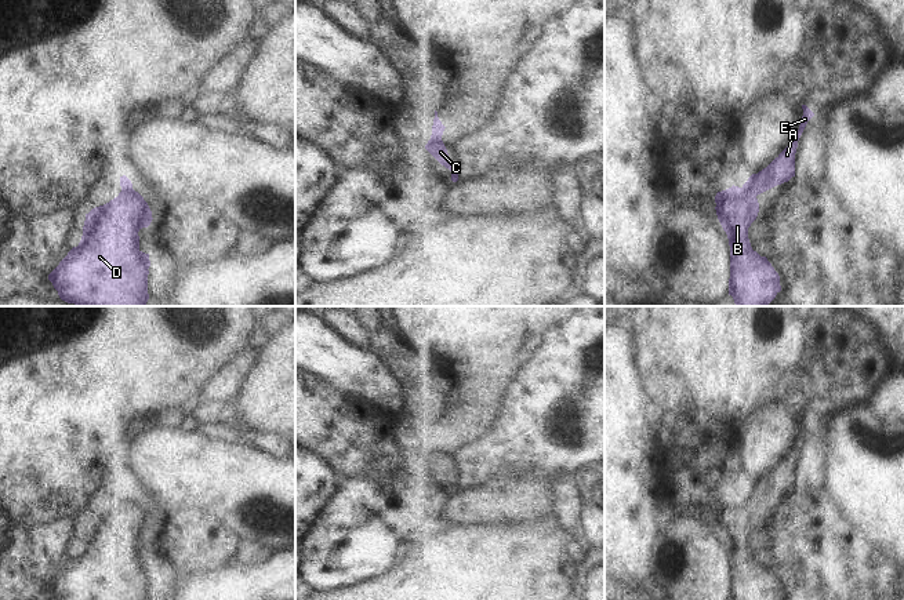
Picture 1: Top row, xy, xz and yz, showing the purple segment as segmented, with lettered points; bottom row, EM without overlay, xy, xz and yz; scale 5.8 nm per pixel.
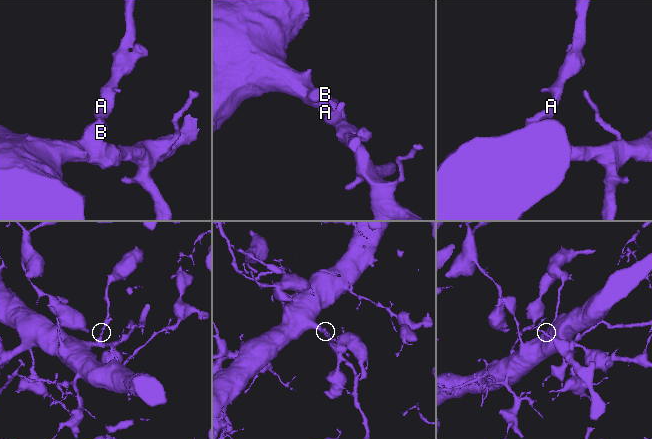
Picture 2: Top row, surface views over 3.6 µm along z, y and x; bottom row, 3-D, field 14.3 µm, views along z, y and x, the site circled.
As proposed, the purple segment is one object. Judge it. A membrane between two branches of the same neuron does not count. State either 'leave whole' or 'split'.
leave whole

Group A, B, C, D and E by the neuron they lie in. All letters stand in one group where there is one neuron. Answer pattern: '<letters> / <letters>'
A B C D E

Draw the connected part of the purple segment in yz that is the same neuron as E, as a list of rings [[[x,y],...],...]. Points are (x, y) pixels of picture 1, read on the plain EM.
[[[802,414],[803,425],[791,452],[762,480],[741,495],[731,495],[715,505],[716,524],[730,554],[729,600],[781,600],[780,585],[767,570],[752,559],[748,537],[756,528],[756,505],[795,486],[798,450],[814,422]]]

